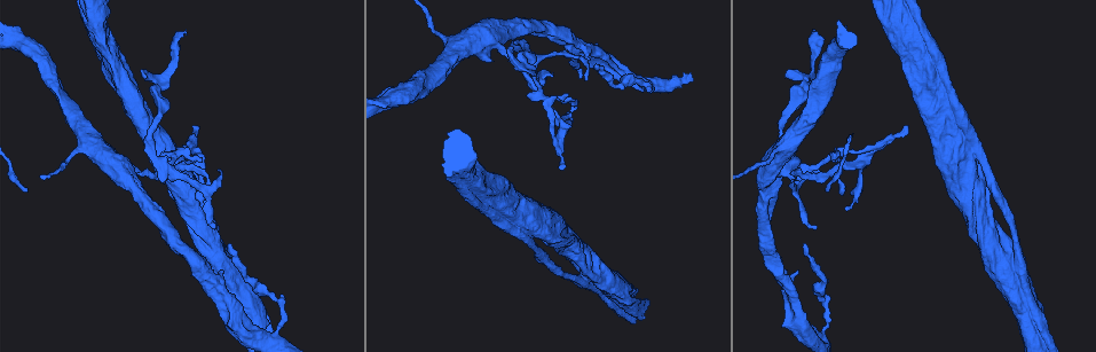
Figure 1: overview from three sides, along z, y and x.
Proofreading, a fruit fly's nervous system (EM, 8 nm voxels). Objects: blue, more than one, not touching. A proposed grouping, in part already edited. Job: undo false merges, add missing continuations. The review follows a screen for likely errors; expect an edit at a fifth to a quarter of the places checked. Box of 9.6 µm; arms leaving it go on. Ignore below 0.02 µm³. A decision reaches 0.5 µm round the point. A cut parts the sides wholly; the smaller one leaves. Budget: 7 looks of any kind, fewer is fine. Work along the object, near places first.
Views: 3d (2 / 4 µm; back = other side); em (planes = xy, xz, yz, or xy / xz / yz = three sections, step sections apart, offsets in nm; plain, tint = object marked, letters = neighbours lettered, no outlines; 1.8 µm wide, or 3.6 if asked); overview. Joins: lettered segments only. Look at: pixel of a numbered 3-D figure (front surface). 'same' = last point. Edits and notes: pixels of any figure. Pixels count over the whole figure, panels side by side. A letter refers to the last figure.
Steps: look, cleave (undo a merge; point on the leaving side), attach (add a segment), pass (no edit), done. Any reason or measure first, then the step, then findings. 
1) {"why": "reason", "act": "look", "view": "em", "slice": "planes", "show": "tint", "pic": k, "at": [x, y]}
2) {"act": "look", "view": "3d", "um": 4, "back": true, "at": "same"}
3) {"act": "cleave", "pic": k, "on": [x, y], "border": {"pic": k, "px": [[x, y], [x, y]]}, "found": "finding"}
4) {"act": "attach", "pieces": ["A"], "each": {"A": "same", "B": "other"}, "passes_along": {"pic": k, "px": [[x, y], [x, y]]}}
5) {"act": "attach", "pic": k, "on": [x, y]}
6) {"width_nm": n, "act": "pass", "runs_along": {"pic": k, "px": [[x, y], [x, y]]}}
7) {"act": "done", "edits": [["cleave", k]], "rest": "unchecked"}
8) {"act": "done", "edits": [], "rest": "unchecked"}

{"why": "free end", "act": "look", "view": "3d", "um": 4, "pic": 1, "at": [490, 62]}

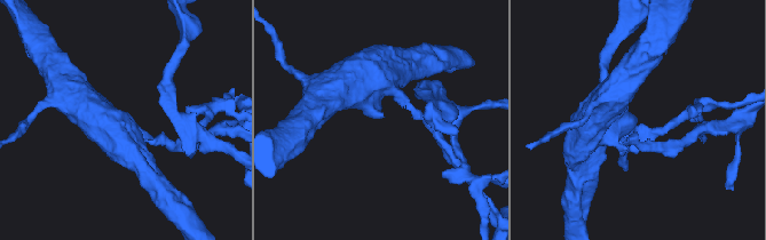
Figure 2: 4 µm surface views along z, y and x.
{"why": "shape alone is not enough", "act": "look", "view": "em", "slice": "yz", "step": 8, "show": "tint", "pic": 2, "at": [637, 120]}

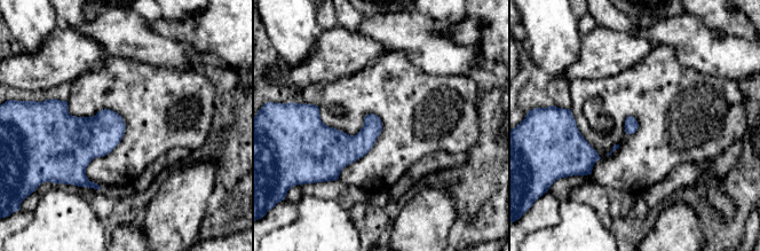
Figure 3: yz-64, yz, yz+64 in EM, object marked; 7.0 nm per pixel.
{"why": "cut it another way", "act": "look", "view": "em", "slice": "planes", "show": "letters", "at": "same"}

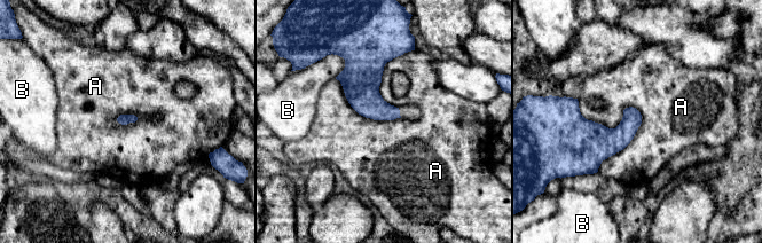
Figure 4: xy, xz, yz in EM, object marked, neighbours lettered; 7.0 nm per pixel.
{"act": "pass", "each": {"A": "other", "B": "other"}, "border": {"pic": 4, "px": [[576, 99], [598, 171]]}, "found": "none of them fits"}

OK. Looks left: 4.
{"why": "tapers out", "act": "look", "view": "em", "slice": "planes", "show": "plain", "pic": 1, "at": [870, 145]}

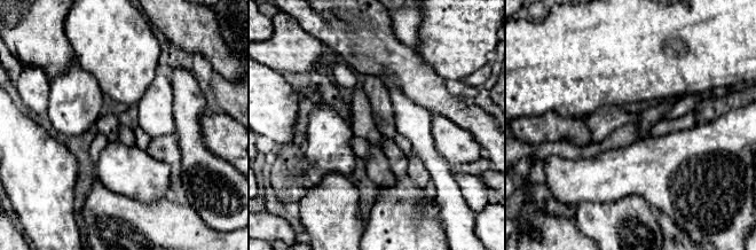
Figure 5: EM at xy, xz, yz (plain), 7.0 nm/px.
{"act": "look", "view": "em", "slice": "planes", "show": "letters", "at": "same"}

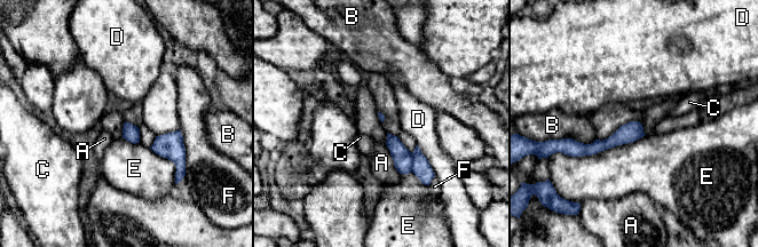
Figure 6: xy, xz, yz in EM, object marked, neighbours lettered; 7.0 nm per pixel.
{"width_nm": 80, "act": "cleave", "pic": 6, "on": [402, 157], "each": {"A": "other", "B": "other", "C": "other", "D": "other", "E": "other", "F": "other"}, "border": {"pic": 6, "px": [[411, 153], [412, 170]]}, "found": "a second neuron is stuck on"}

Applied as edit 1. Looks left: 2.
{"act": "done", "edits": [["cleave", 6]], "rest": "unchecked"}

